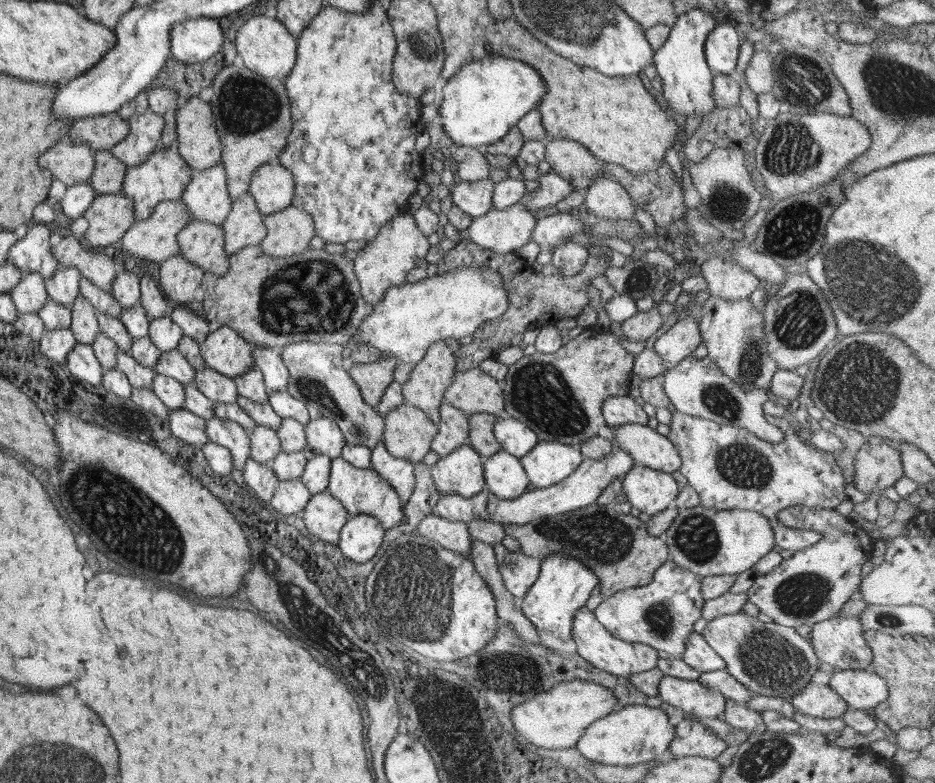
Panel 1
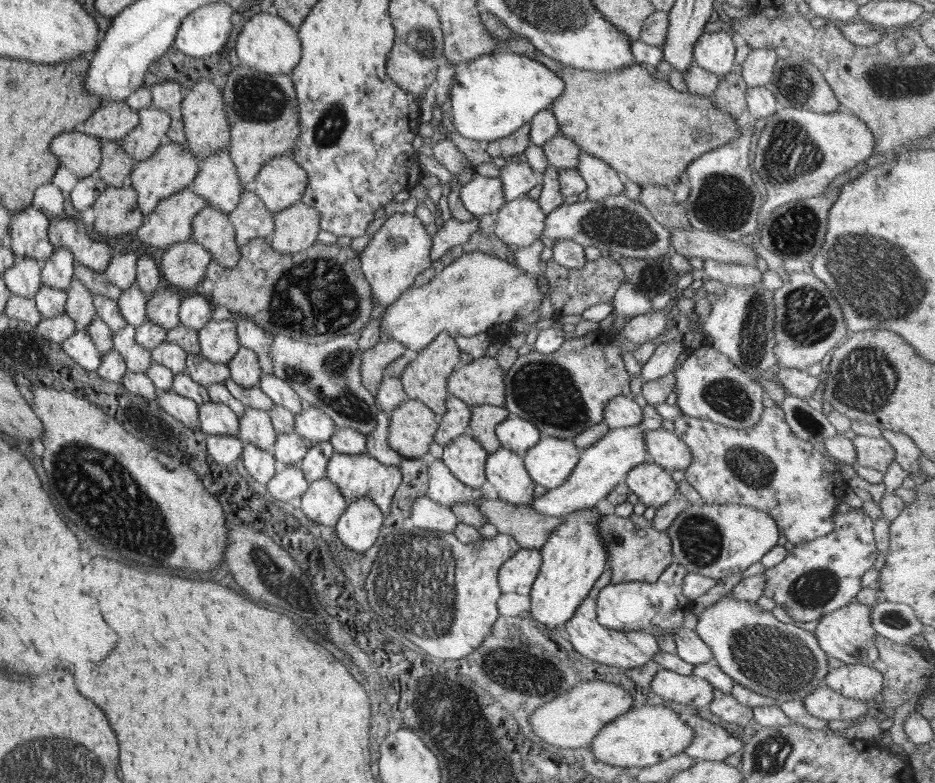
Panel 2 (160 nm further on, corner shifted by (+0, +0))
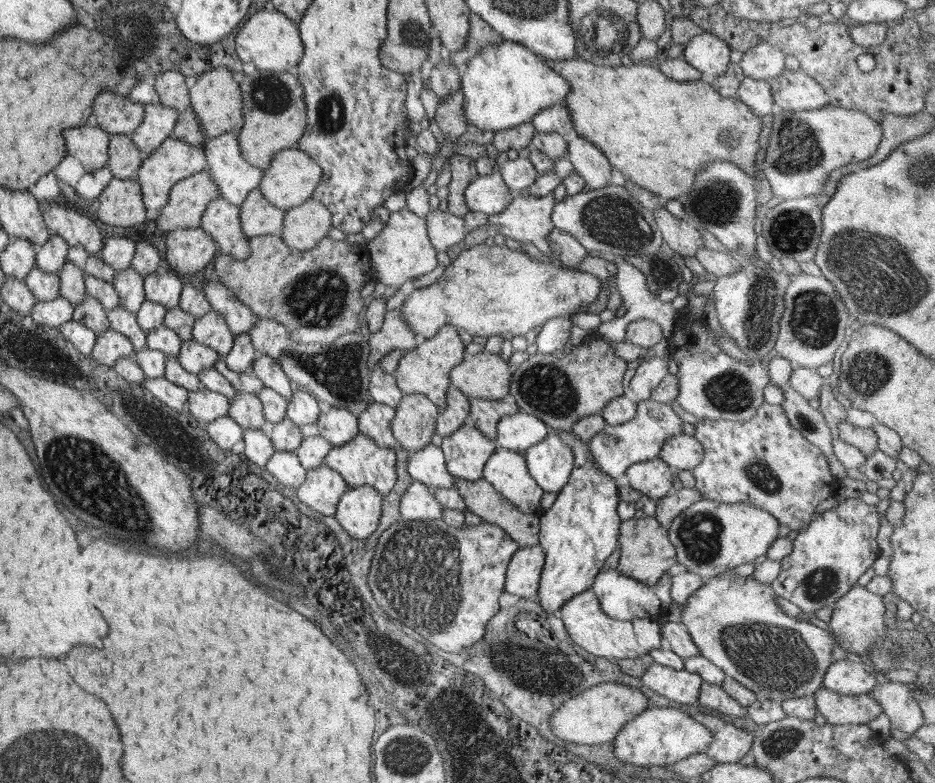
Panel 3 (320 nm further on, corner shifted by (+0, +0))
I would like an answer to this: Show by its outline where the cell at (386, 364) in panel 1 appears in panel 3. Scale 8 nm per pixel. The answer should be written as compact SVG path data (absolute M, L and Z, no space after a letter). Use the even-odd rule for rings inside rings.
M400 308L388 311L378 332L369 336L369 370L395 348L404 348L404 350L414 348L416 346L414 336L415 332L405 321Z

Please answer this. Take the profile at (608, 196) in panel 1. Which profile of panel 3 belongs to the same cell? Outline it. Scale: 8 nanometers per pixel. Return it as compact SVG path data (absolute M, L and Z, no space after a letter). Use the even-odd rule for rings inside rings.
M578 134L567 142L568 160L590 190L606 188L611 184L612 166L596 145L585 136Z

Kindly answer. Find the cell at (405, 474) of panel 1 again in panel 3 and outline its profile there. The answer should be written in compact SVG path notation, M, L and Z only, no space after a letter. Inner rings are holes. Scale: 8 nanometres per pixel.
M371 402L362 414L357 416L359 433L372 438L378 446L392 447L397 442L391 430L395 409L391 406Z

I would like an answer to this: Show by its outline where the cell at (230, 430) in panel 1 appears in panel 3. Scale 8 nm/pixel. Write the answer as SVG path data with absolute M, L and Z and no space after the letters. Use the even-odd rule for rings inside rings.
M204 386L195 391L188 391L188 410L196 420L205 425L228 415L230 401L227 396L212 392Z

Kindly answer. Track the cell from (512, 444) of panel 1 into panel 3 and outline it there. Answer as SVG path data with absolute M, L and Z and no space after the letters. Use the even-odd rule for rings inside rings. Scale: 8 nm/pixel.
M519 410L498 421L497 446L524 454L528 448L546 439L548 427L543 420Z

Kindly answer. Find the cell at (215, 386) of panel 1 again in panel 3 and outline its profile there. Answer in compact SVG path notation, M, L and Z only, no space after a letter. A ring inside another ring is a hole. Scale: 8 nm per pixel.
M190 339L181 341L179 354L176 357L184 370L198 374L210 367L215 368L220 355L213 348Z

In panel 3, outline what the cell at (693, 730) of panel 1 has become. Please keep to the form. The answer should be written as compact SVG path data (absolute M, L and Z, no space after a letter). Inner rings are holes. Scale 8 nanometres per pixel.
M708 712L694 717L712 731L713 741L705 753L717 763L738 763L742 756L751 752L754 733L725 723L722 719L711 718Z

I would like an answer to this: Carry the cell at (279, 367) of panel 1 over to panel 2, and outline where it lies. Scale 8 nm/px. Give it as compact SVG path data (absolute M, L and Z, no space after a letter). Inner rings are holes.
M233 314L239 343L246 348L251 348L259 356L259 366L264 375L273 374L273 360L269 350L273 343L273 335L255 322L252 322L246 315Z

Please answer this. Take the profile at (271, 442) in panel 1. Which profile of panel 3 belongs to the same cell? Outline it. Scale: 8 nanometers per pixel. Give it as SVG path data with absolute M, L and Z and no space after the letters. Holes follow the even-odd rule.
M235 389L230 401L228 415L232 417L242 428L260 429L264 426L263 404L258 396L249 392Z

